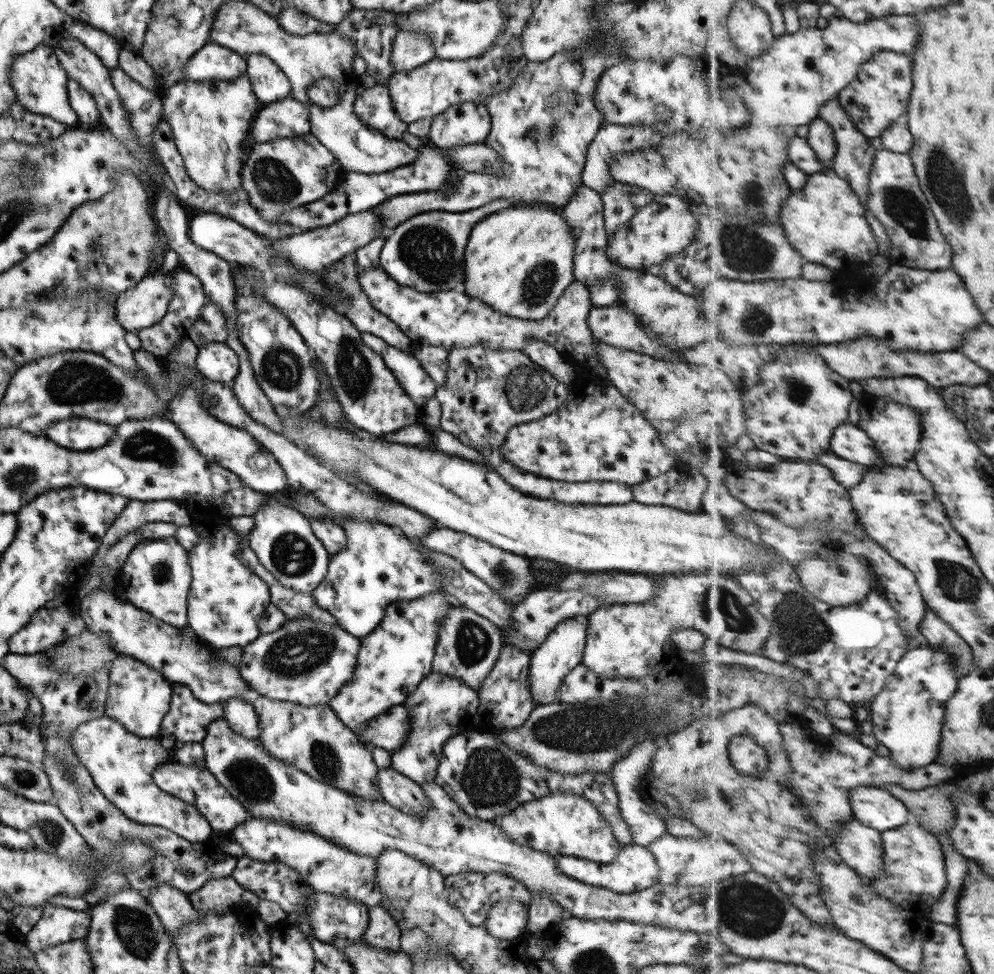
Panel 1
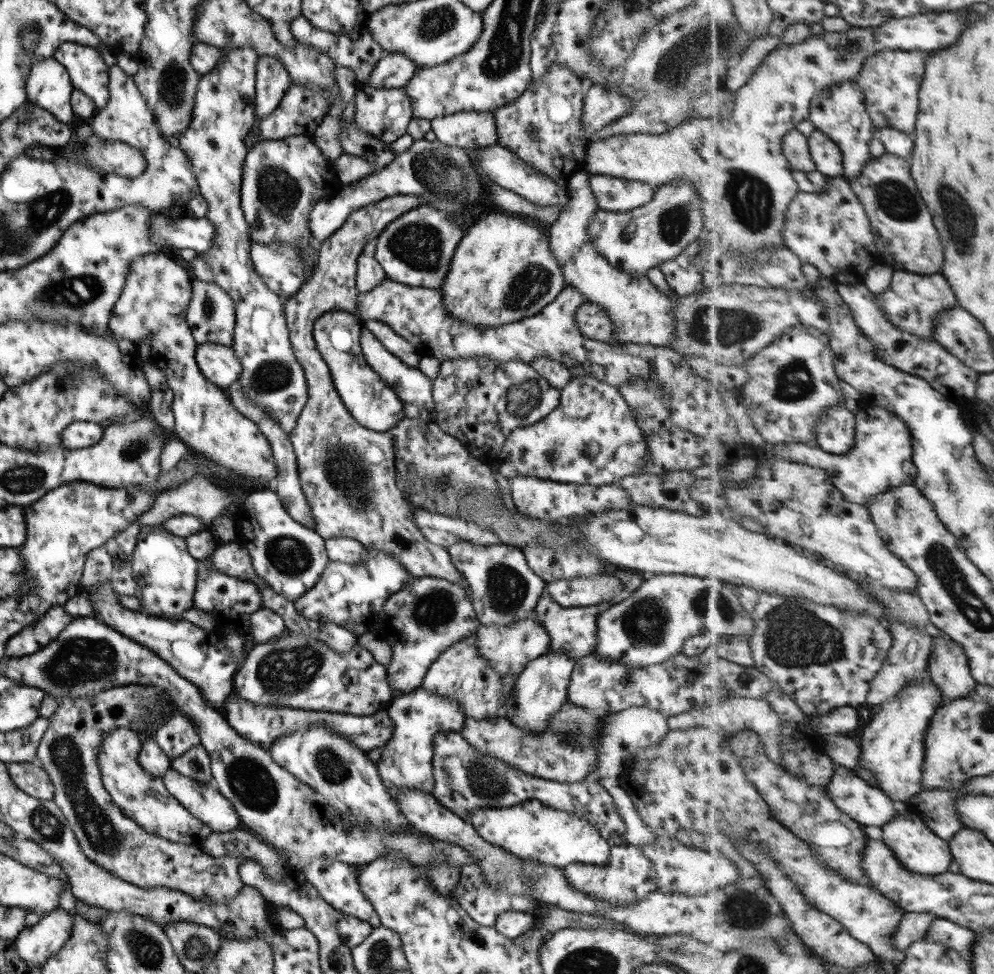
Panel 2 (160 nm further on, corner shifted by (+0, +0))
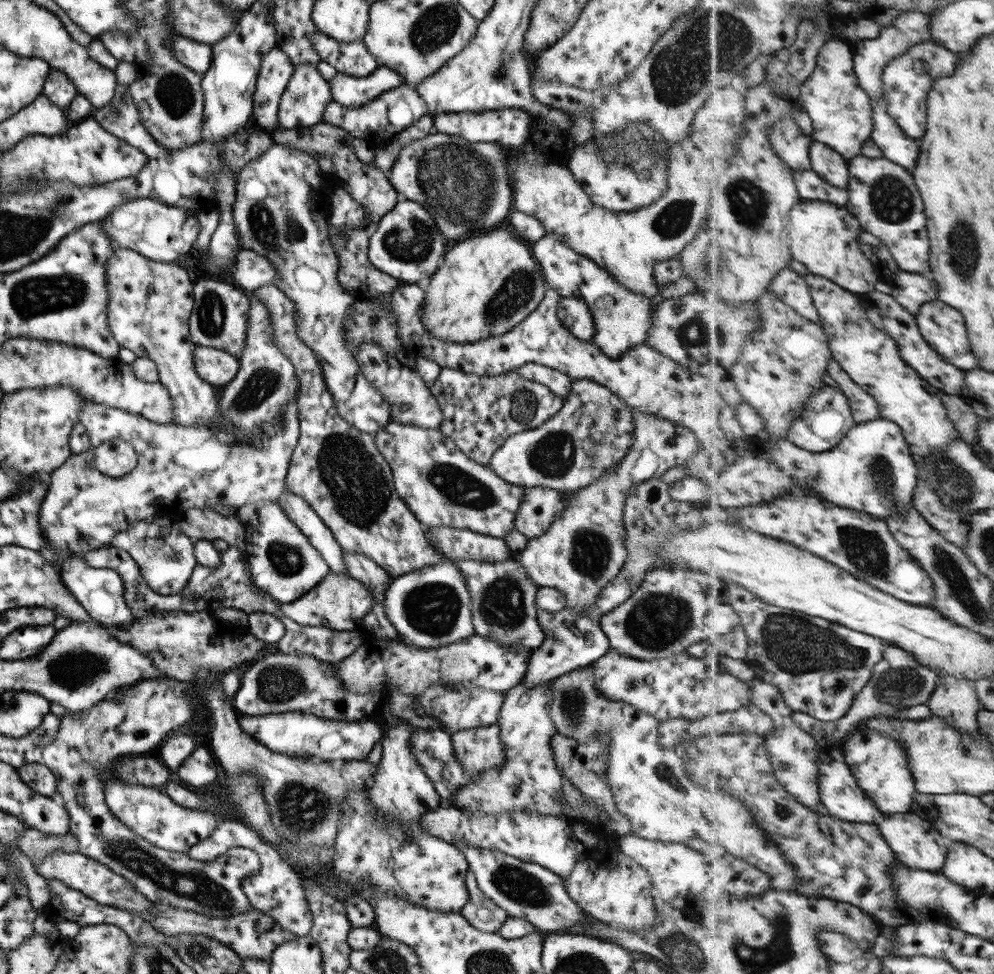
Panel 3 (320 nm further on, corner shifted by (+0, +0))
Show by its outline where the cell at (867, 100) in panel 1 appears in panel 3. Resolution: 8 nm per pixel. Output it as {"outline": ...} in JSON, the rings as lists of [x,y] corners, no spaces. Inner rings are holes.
{"outline":[[[931,42],[914,45],[905,55],[888,62],[883,73],[884,93],[888,102],[885,107],[911,138],[921,140],[925,136],[928,126],[928,96],[933,90],[934,81],[940,76],[955,74],[957,62],[960,62],[959,54]]]}

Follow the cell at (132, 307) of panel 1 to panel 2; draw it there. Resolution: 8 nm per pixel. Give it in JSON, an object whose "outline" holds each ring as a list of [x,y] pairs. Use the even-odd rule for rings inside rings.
{"outline":[[[149,252],[128,264],[125,280],[108,318],[108,332],[133,344],[148,338],[149,360],[158,363],[167,387],[172,392],[173,437],[187,448],[227,470],[243,475],[265,489],[271,488],[277,473],[270,444],[259,428],[243,418],[221,388],[209,382],[194,359],[196,342],[186,323],[186,308],[191,298],[191,283],[183,269],[164,252]]]}

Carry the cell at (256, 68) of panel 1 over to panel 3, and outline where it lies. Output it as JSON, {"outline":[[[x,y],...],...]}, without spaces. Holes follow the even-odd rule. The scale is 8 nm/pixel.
{"outline":[[[274,47],[260,60],[252,94],[252,113],[266,131],[276,125],[276,114],[282,92],[287,86],[294,65],[279,48]]]}

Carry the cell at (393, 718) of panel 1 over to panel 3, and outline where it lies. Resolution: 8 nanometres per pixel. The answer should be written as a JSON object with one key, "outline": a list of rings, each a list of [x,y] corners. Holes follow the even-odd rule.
{"outline":[[[281,712],[279,714],[263,714],[257,716],[249,716],[248,714],[239,714],[238,717],[239,728],[248,734],[255,742],[265,746],[273,752],[291,757],[292,754],[298,756],[315,756],[320,762],[327,762],[329,759],[341,758],[344,761],[351,759],[359,760],[365,759],[369,754],[373,745],[383,736],[383,730],[380,725],[367,718],[366,720],[359,720],[353,722],[345,722],[344,720],[327,720],[319,718],[306,712]]]}

